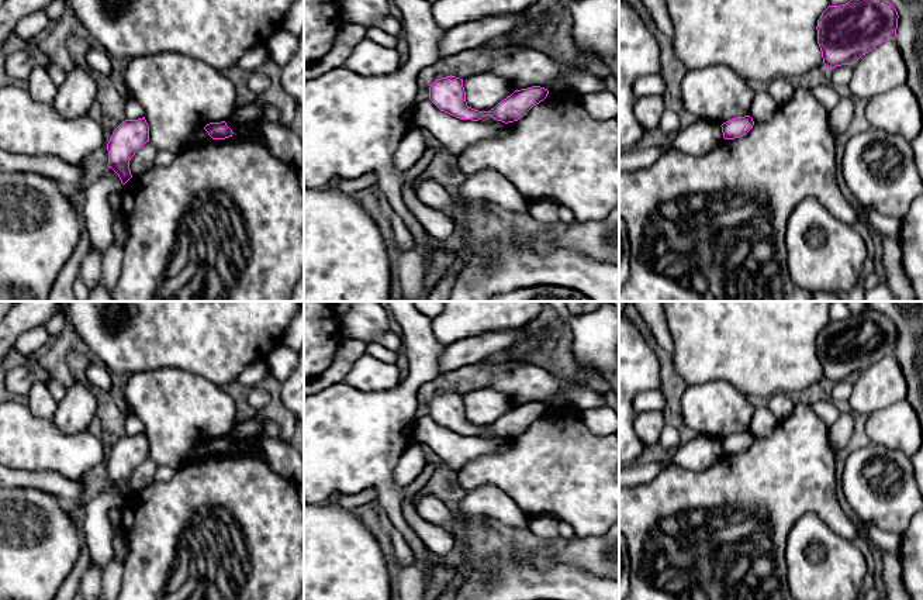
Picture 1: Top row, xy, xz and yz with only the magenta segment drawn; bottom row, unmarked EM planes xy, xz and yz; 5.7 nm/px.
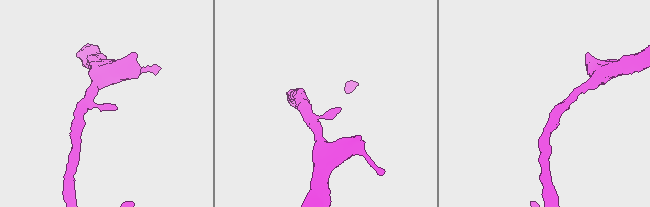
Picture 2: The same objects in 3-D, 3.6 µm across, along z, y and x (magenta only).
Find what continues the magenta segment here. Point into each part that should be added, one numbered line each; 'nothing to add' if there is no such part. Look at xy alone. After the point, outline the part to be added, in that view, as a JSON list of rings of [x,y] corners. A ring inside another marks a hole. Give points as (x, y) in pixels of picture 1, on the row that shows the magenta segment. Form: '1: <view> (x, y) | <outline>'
nothing to add

